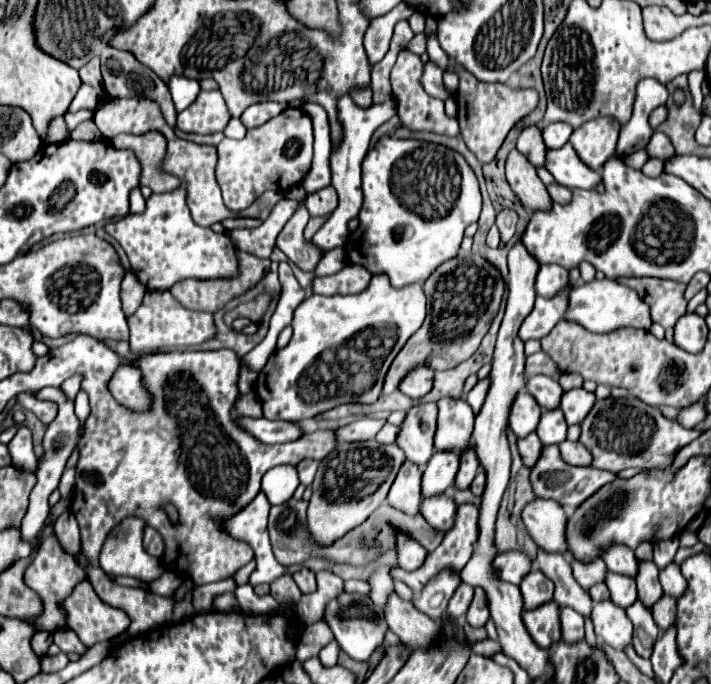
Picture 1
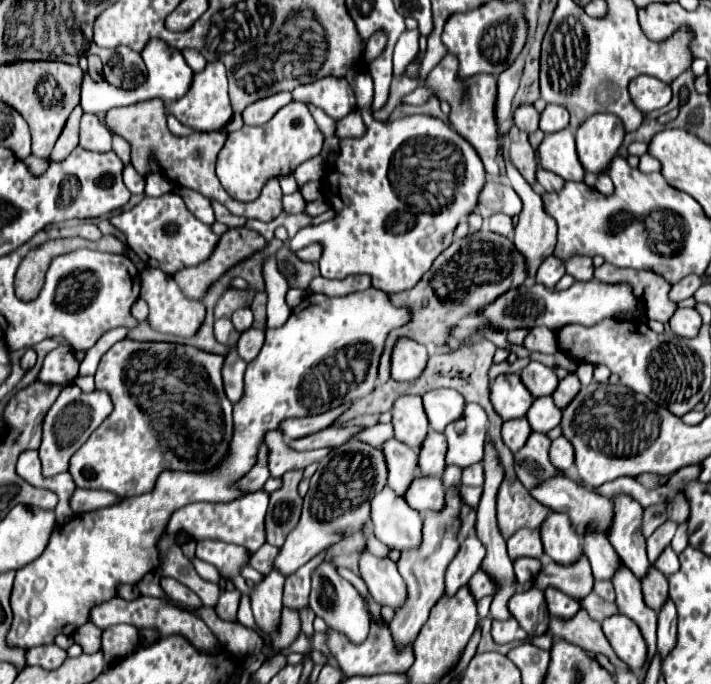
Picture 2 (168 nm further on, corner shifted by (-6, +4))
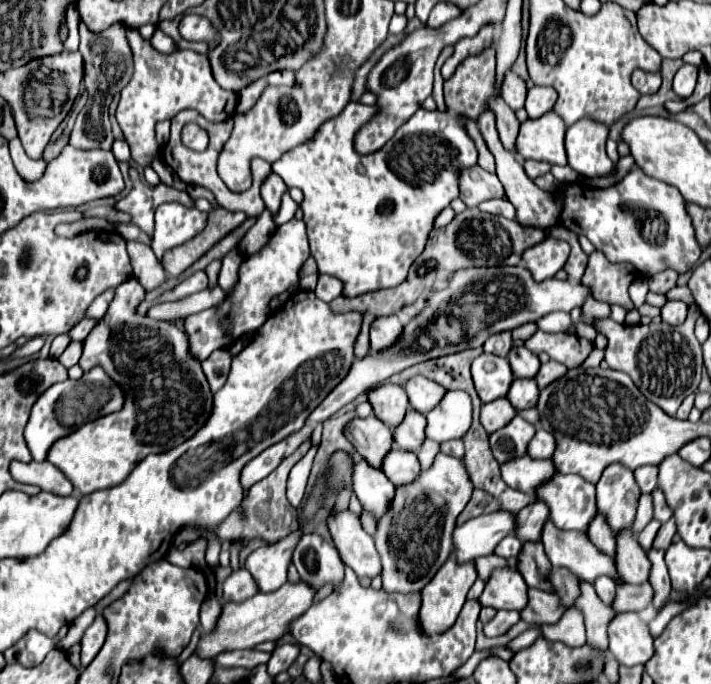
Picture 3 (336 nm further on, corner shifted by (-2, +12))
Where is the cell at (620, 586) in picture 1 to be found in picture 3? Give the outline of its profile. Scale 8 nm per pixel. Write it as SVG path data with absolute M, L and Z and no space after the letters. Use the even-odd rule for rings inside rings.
M556 474L548 484L538 488L538 496L550 508L550 520L562 530L586 532L596 516L596 486L580 476Z

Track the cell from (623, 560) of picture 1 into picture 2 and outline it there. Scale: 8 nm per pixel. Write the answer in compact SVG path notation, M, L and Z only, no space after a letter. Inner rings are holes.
M558 474L554 478L550 478L550 480L538 482L528 492L530 492L530 496L534 500L538 500L540 504L544 504L552 512L564 512L564 514L568 514L572 526L576 528L576 532L580 536L584 536L588 522L594 522L598 526L598 530L602 530L604 534L608 534L608 520L612 520L612 504L608 504L608 498L606 496L602 496L596 490L580 484L578 480L572 480L566 474Z

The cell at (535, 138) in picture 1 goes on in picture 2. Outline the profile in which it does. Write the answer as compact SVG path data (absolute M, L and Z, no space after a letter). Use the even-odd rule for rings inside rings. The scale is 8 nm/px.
M520 104L516 110L514 110L514 124L532 134L534 130L538 130L538 112L532 104Z

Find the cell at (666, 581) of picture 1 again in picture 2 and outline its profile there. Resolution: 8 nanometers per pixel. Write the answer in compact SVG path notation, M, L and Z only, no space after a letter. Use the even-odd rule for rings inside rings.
M666 546L664 552L658 556L658 560L654 562L654 566L664 574L664 576L670 576L672 572L676 572L676 568L680 568L680 562L678 562L678 554L672 550L672 546Z

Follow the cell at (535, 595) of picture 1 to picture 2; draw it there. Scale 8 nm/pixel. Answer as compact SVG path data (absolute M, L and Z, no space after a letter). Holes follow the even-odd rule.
M524 556L524 558L516 558L514 562L512 562L512 566L514 566L514 574L516 574L516 580L520 582L520 586L524 586L524 584L528 584L534 576L536 576L536 572L540 572L540 560L538 558L528 558L528 556Z

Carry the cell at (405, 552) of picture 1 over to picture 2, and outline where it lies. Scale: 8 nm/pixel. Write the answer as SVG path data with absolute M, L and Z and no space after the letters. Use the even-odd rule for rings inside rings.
M384 486L370 502L370 516L376 538L396 550L414 548L420 544L422 518L412 510L402 496Z

